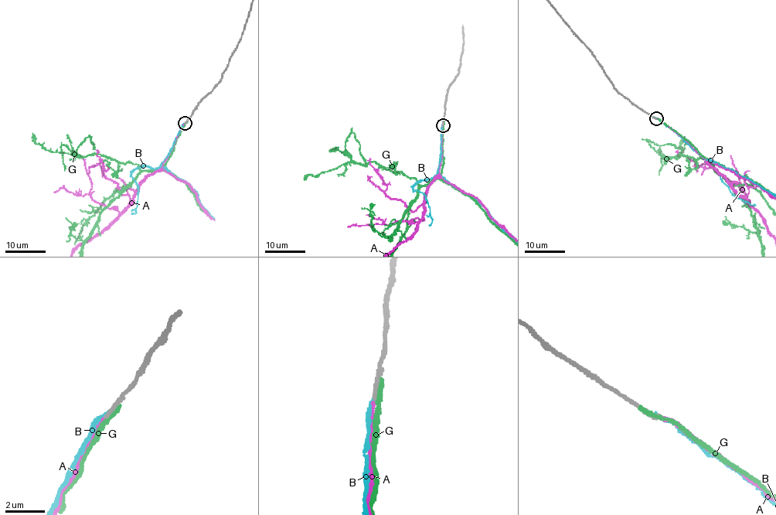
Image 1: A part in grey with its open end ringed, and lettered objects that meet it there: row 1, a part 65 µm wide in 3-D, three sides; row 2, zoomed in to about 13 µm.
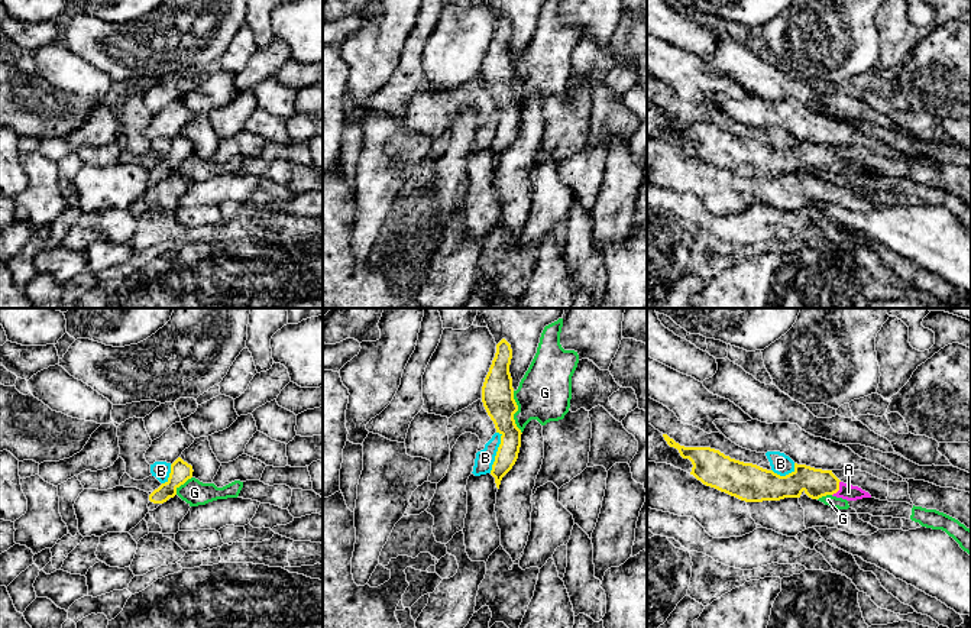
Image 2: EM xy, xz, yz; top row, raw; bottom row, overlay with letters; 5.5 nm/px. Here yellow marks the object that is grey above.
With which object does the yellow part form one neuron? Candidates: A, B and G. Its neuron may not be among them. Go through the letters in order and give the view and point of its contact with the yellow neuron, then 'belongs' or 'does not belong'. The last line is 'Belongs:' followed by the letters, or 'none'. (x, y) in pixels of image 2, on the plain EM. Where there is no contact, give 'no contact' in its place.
A: meets yellow in yz at (838, 164); belongs
B: meets yellow in xz at (497, 128); does not belong
G: meets yellow in xz at (515, 87); does not belong
Belongs: A

